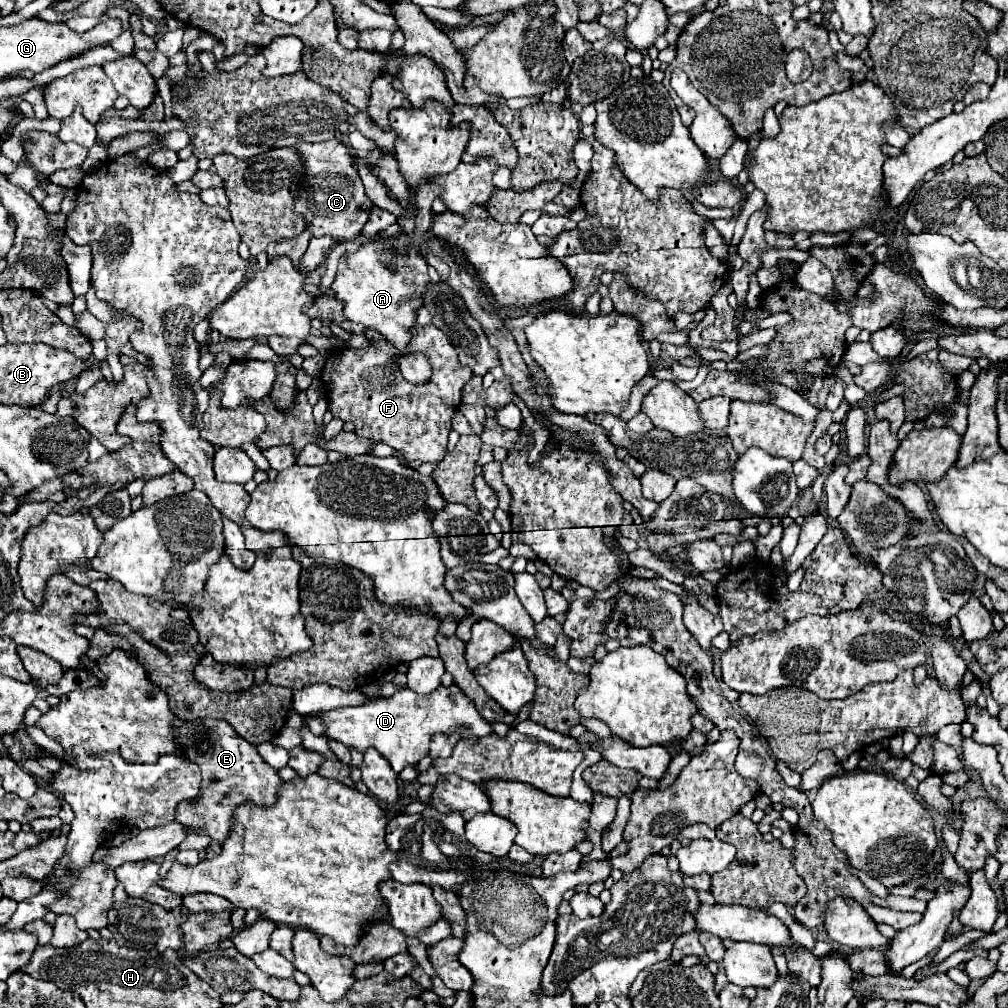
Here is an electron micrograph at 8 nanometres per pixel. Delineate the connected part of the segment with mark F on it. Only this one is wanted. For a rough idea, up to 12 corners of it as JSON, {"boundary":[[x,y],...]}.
{"boundary":[[417,325],[427,355],[413,385],[397,349],[369,347],[323,363],[329,411],[407,461],[443,461],[451,417],[473,371],[449,337]]}

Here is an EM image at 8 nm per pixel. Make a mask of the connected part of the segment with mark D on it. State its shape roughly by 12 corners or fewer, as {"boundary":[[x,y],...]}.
{"boundary":[[457,685],[307,717],[315,735],[377,749],[395,773],[435,733],[491,725]]}

